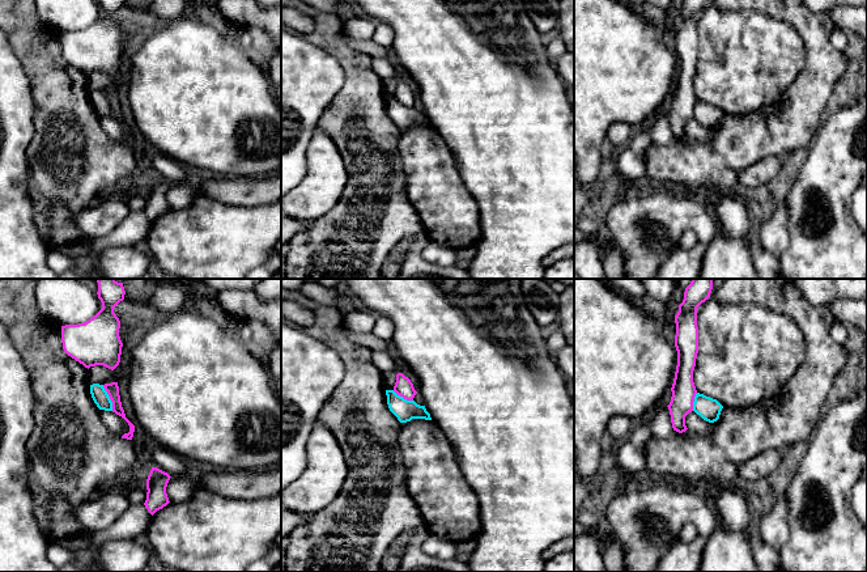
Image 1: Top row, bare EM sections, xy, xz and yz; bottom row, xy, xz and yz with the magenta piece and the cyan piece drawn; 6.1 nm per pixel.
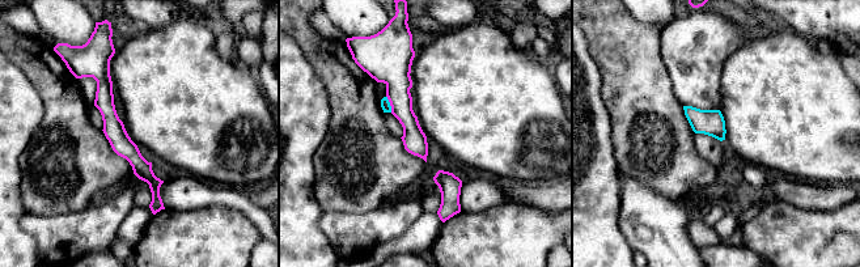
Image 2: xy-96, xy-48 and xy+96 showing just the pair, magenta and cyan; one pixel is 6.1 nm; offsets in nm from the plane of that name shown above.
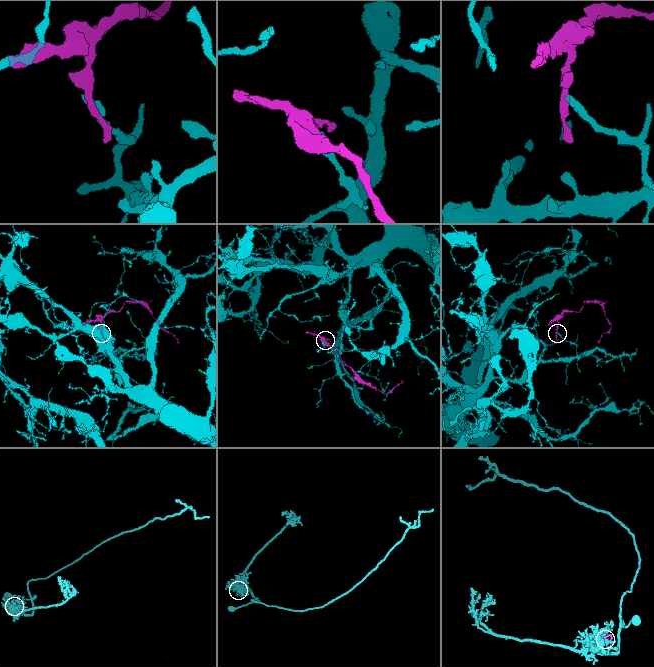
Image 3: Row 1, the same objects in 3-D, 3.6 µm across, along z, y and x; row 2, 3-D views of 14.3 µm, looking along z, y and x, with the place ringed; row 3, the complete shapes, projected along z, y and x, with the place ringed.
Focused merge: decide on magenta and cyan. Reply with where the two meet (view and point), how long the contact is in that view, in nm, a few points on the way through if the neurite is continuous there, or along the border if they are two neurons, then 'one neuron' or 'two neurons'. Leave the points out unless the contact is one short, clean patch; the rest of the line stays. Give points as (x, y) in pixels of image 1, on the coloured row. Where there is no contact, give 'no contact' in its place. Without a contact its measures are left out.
meets magenta in xy at (110, 398); contact 170 nm long; border along xy (102, 385), (113, 410); two neurons

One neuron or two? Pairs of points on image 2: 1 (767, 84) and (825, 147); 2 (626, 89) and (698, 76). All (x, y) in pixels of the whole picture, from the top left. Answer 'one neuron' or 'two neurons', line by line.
1: one neuron
2: two neurons

